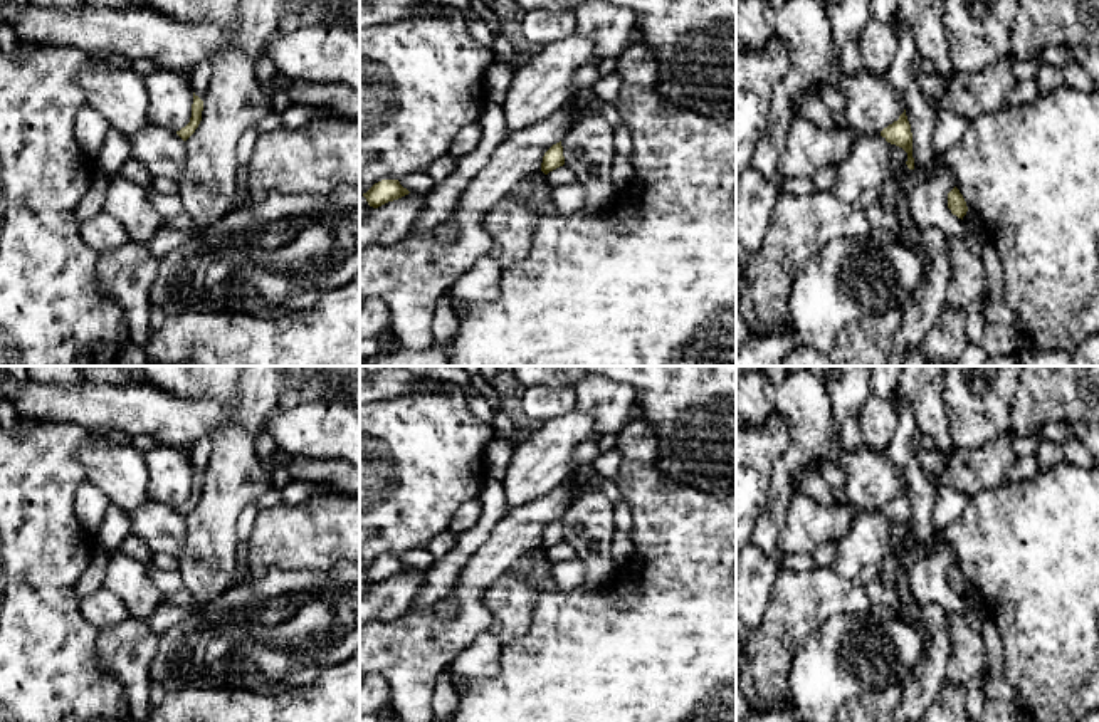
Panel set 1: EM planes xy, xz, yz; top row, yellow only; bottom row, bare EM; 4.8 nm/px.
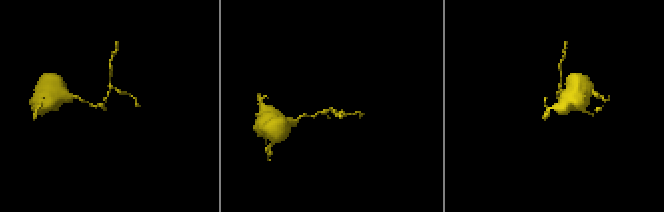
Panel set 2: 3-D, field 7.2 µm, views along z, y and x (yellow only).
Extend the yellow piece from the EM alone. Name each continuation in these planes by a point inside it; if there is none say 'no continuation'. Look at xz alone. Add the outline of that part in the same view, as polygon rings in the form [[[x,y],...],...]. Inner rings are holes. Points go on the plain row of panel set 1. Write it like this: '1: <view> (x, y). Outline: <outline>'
no continuation

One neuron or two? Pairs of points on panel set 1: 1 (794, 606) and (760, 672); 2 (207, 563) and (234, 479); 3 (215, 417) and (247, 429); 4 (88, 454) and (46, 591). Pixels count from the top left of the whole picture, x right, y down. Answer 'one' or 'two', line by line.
1: one
2: one
3: two
4: two

